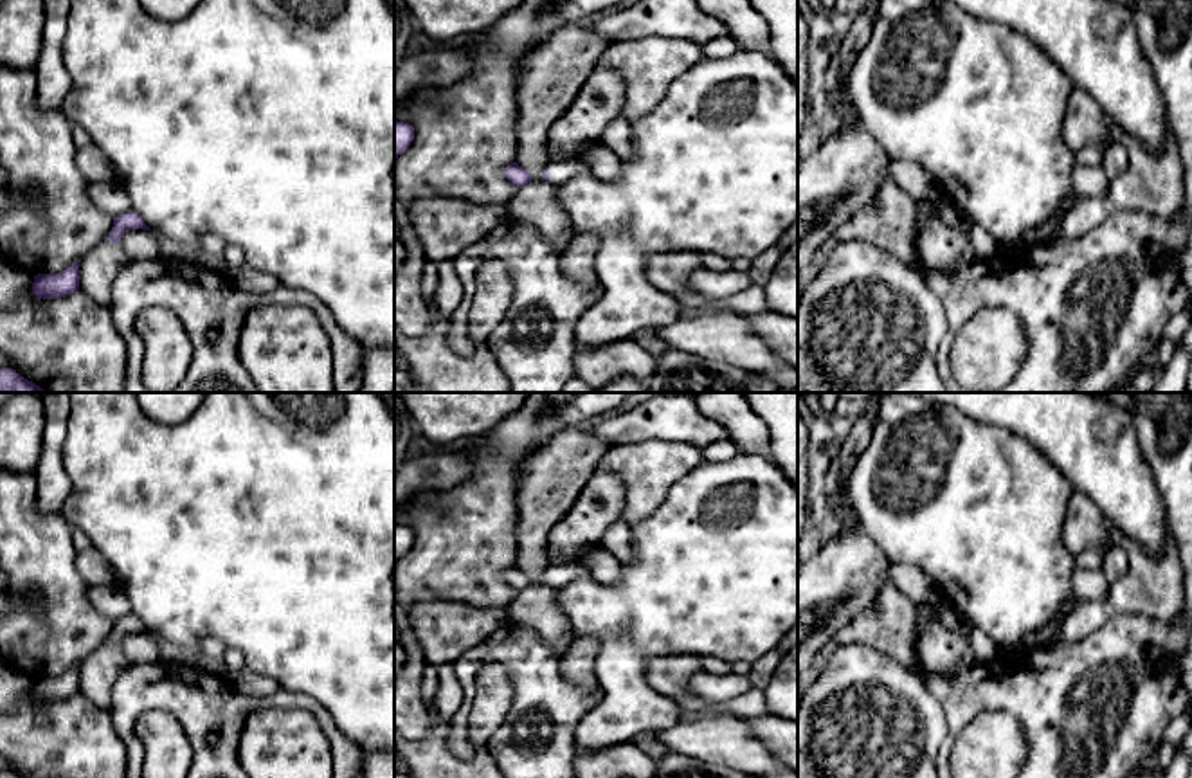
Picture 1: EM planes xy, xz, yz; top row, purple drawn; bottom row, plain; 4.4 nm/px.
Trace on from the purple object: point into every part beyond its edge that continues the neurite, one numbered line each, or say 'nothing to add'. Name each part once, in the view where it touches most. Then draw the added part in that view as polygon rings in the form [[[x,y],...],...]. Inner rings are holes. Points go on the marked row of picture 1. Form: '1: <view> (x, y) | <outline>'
1: xz (559, 171) | [[[576,157],[565,162],[549,162],[547,171],[549,171],[549,180],[558,185],[567,182],[578,173],[591,171],[591,166]]]

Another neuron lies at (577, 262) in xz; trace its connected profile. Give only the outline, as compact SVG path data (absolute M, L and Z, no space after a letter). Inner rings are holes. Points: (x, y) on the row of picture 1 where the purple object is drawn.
M574 236L560 261L564 274L587 286L596 285L598 279L592 270L596 249L598 240L594 236Z

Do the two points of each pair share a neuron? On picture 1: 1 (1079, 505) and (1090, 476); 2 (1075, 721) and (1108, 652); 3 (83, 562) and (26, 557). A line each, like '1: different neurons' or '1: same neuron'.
1: different neurons
2: same neuron
3: different neurons

